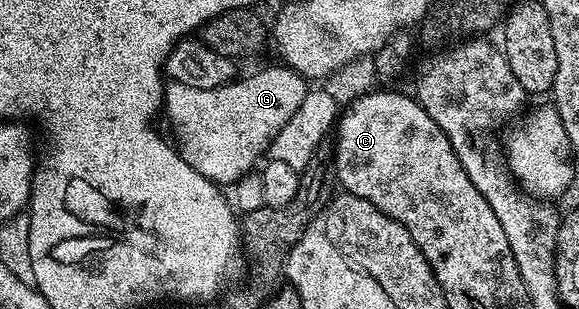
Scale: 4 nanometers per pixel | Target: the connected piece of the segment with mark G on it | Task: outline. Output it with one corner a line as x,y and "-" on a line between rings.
285,65
277,66
262,69
242,80
235,80
231,85
214,90
194,89
174,80
165,84
163,114
167,115
176,135
179,155
196,173
218,186
227,187
249,174
269,152
276,134
292,119
292,114
300,109
301,102
310,90
305,76

